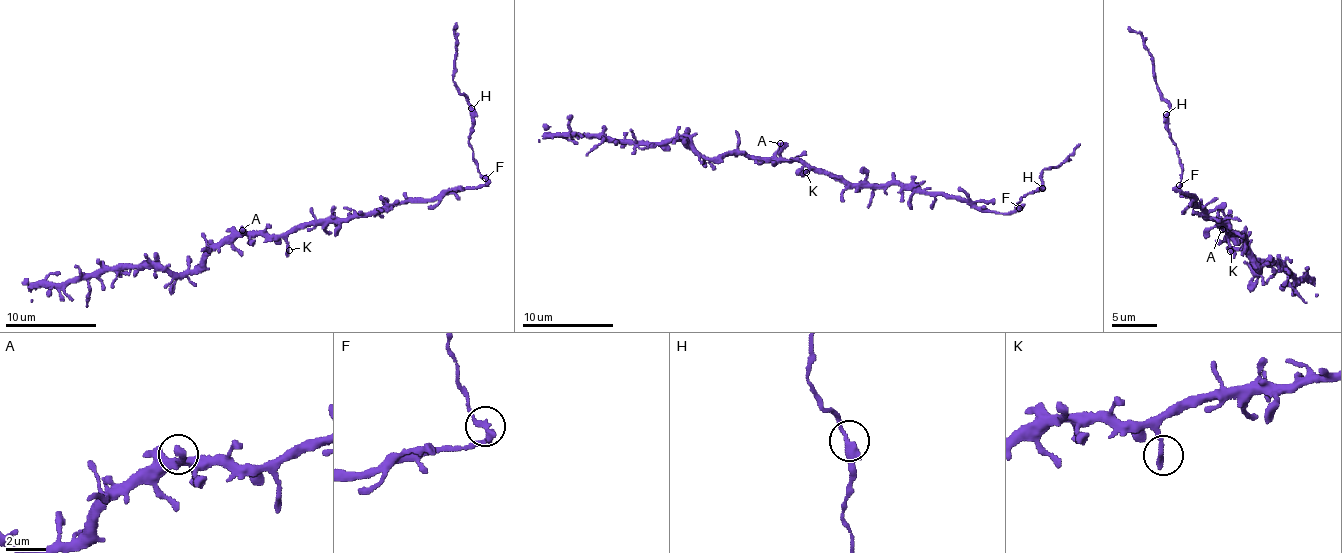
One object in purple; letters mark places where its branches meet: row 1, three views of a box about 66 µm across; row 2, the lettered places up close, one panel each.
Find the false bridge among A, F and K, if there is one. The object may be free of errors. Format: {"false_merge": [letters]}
{"false_merge": ["F"]}

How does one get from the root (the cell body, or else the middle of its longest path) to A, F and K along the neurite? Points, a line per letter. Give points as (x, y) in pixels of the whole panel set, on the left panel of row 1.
A: (335, 219), (320, 218), (282, 234), (243, 234), (242, 230)
F: (335, 219), (368, 217), (407, 201), (430, 202), (449, 190), (483, 186), (485, 177)
K: (335, 219), (320, 218), (301, 225), (287, 237), (289, 250)

